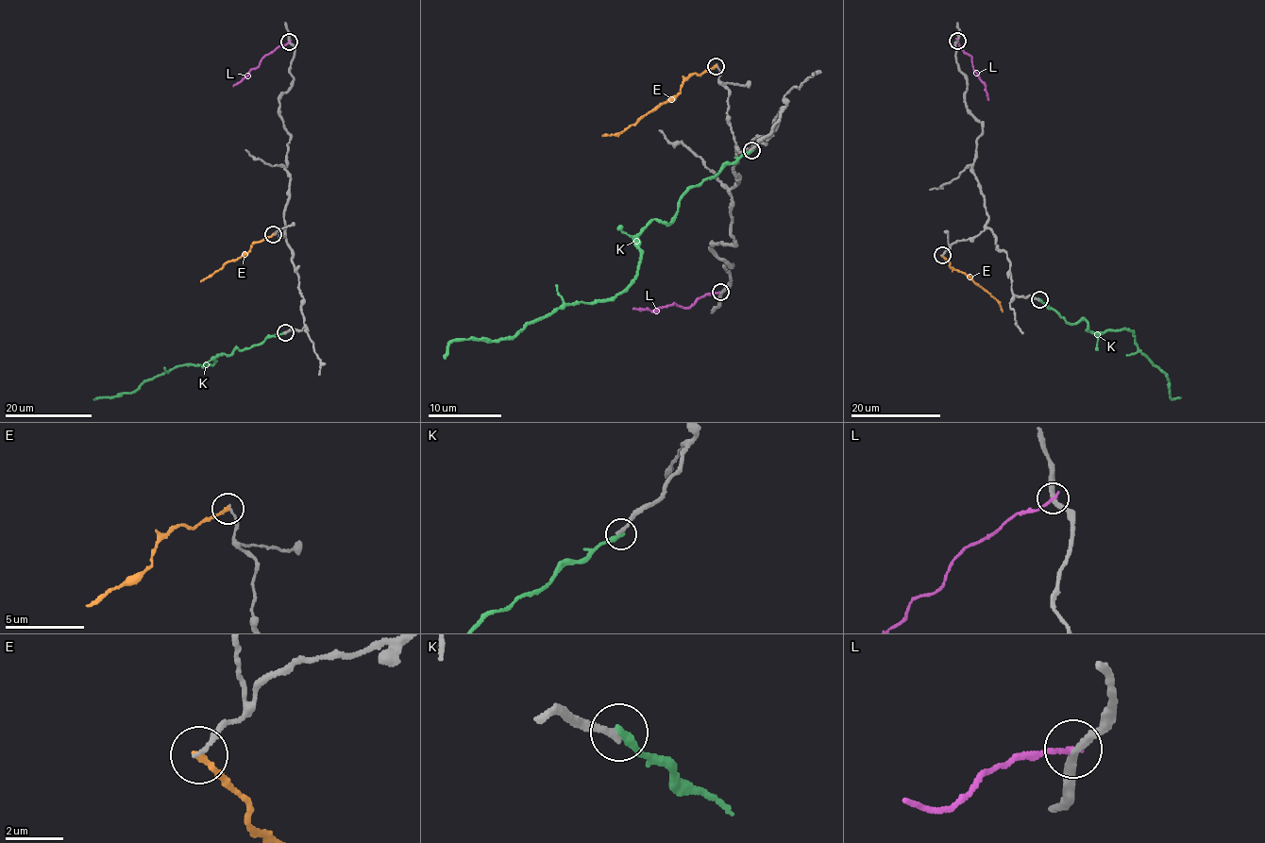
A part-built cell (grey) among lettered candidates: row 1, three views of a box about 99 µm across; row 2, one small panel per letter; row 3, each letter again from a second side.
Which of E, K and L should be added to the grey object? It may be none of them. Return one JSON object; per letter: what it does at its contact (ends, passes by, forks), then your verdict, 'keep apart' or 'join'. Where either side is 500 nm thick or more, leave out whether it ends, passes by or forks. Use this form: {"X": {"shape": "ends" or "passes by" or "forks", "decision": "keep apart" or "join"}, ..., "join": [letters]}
{"E": {"shape": "ends", "decision": "keep apart"}, "K": {"shape": "ends", "decision": "join"}, "L": {"shape": "ends", "decision": "keep apart"}, "join": ["K"]}

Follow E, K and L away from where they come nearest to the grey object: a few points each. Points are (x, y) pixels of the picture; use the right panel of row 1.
E: (941, 256), (950, 266), (986, 290), (996, 299), (1003, 312)
K: (1039, 298), (1070, 324), (1086, 321), (1089, 332), (1133, 331), (1137, 347), (1165, 375), (1169, 396), (1181, 397)
L: (957, 41), (971, 59), (973, 70), (985, 85), (988, 100)

